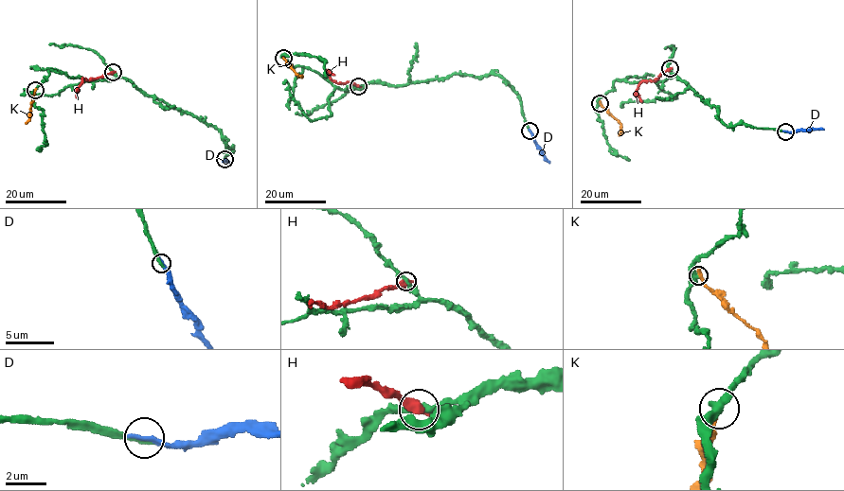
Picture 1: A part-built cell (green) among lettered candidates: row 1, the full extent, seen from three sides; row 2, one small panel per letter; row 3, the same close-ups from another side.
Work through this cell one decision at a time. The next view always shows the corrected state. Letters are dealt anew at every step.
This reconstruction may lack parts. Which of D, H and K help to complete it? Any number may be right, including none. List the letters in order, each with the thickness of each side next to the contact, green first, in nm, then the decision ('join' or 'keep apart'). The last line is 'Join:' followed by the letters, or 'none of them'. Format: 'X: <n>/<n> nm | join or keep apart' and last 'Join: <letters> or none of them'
D: 260/320 nm | join
H: 280/500 nm | keep apart
K: 400/320 nm | keep apart
Join: D

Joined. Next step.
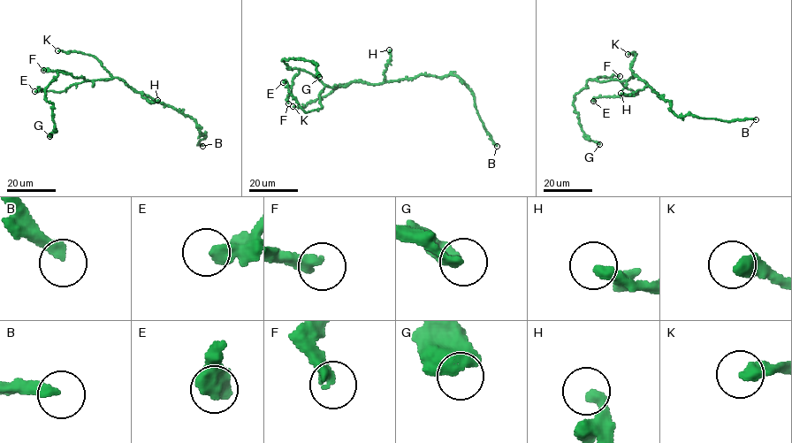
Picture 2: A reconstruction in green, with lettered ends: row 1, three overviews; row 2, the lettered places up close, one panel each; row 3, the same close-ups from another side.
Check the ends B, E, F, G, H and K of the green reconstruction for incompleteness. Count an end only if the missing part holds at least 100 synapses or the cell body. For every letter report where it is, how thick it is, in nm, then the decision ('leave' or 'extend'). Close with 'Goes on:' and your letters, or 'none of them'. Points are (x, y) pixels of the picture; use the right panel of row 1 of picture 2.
B: place (756, 119); calibre 280 nm; extend
E: place (593, 101); calibre 480 nm; leave
F: place (620, 76); calibre 360 nm; leave
G: place (599, 144); calibre 500 nm; leave
H: place (620, 93); calibre 340 nm; leave
K: place (628, 54); calibre 400 nm; leave
Goes on: B

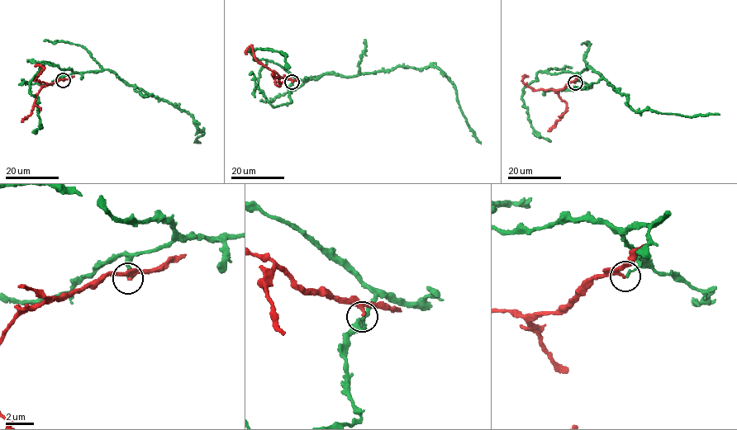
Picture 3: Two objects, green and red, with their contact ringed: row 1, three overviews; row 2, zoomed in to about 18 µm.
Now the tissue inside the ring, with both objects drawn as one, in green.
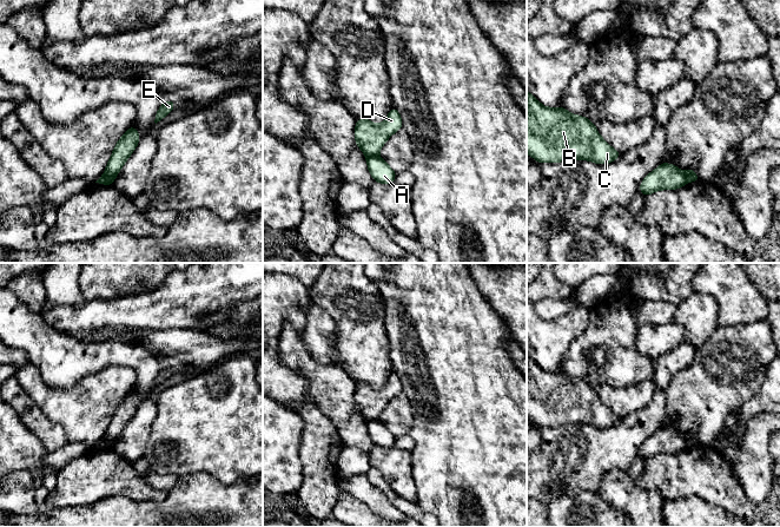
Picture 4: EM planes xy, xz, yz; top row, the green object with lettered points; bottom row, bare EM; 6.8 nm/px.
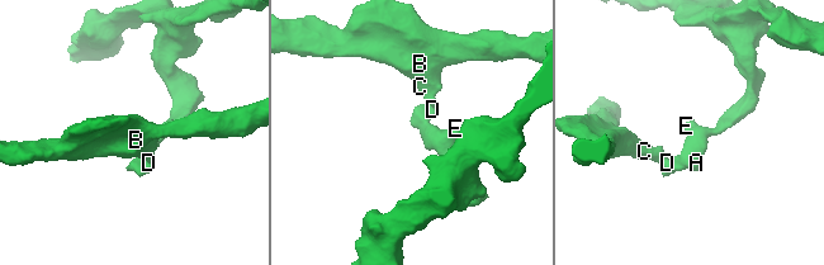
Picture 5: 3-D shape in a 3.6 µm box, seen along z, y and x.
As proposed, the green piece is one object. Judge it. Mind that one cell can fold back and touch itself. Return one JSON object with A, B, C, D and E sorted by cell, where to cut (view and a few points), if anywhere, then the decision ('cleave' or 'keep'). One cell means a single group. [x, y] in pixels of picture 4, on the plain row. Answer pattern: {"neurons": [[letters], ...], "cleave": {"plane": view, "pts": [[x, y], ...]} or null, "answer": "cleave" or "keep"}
{"neurons": [["A", "E"], ["B", "C", "D"]], "cleave": {"plane": "xy", "pts": [[103, 439], [112, 447]]}, "answer": "cleave"}

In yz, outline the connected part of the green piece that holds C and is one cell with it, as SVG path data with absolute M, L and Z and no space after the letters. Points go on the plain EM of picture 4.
M527 356L527 417L538 427L560 427L568 423L609 428L622 417L615 415L586 381L568 376L564 371L544 371Z

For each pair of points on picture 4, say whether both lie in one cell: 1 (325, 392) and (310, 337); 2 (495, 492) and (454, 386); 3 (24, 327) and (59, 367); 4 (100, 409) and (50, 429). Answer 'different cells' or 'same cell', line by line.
1: different cells
2: same cell
3: same cell
4: different cells

